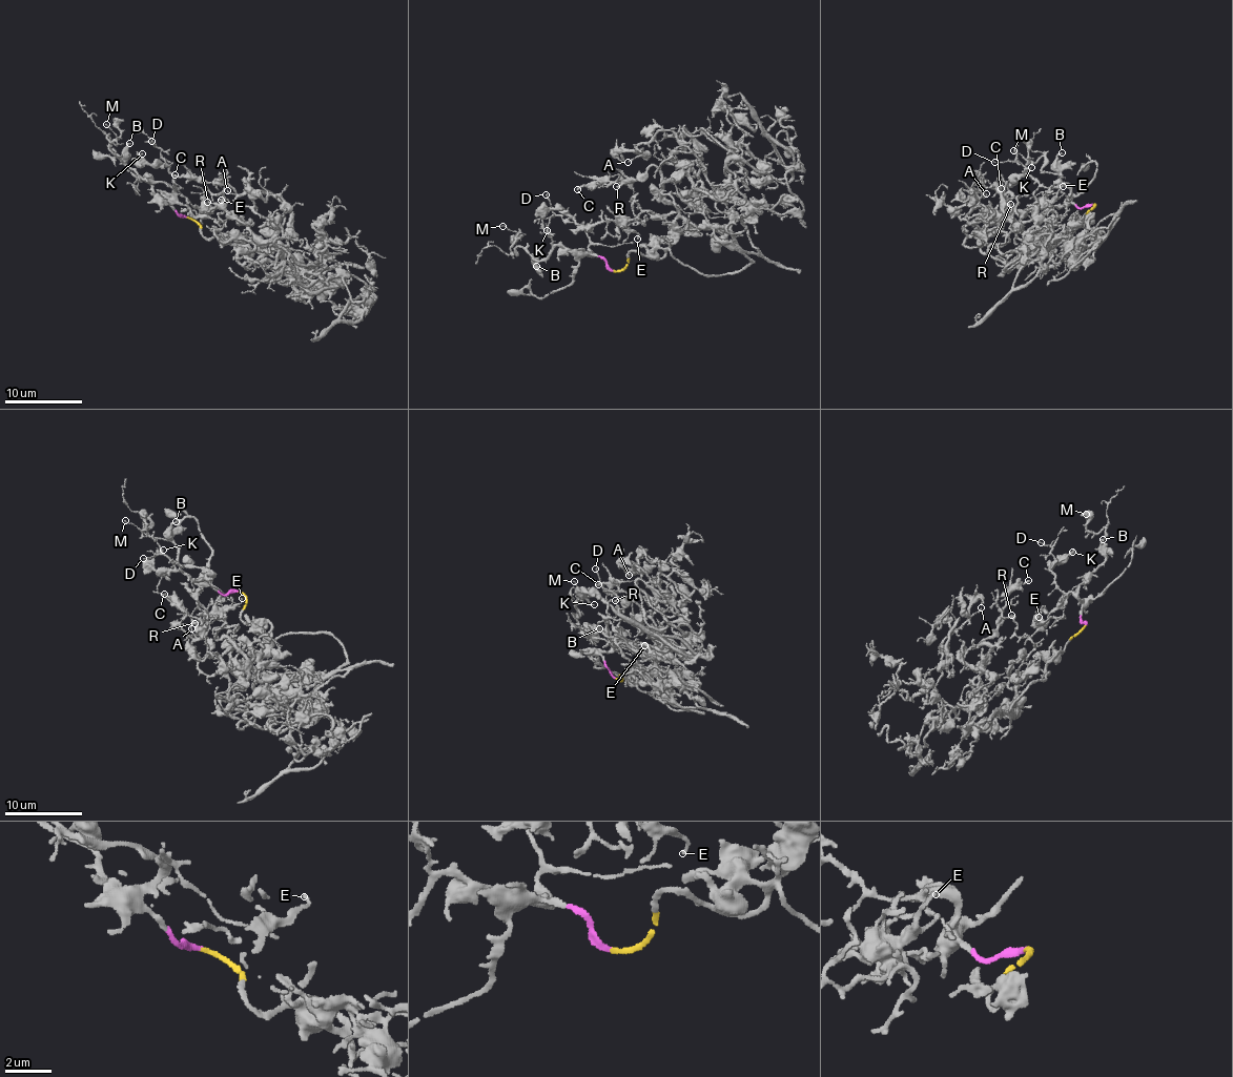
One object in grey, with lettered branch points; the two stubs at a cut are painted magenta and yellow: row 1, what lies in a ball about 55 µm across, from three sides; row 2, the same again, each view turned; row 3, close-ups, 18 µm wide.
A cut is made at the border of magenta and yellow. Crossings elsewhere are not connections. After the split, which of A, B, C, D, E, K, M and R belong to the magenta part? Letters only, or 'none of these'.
B, D, K, M

